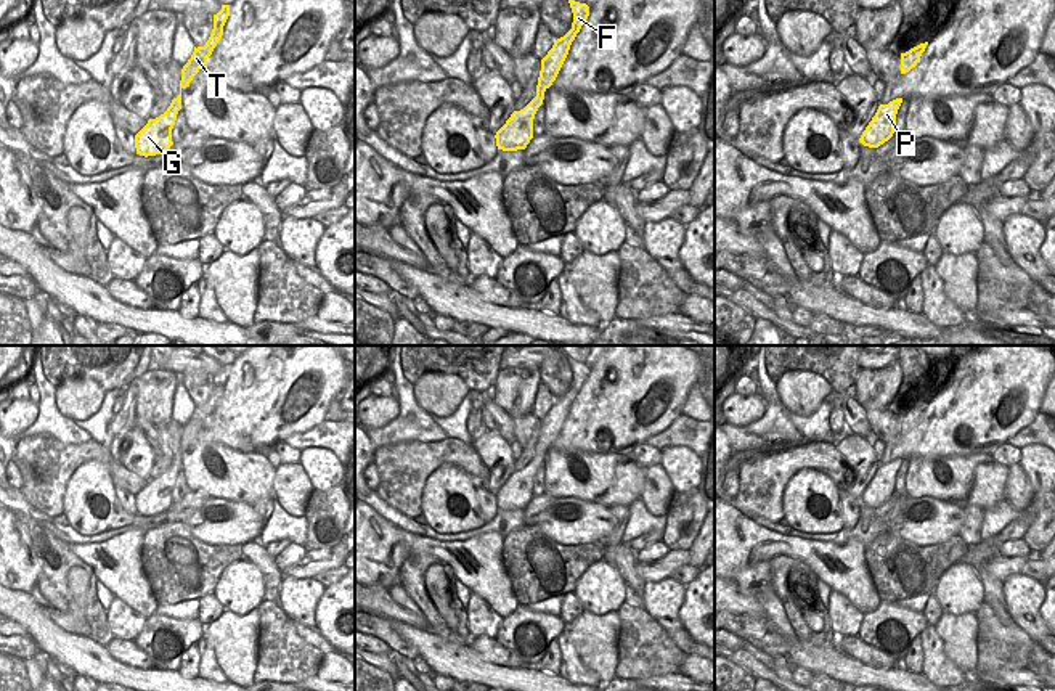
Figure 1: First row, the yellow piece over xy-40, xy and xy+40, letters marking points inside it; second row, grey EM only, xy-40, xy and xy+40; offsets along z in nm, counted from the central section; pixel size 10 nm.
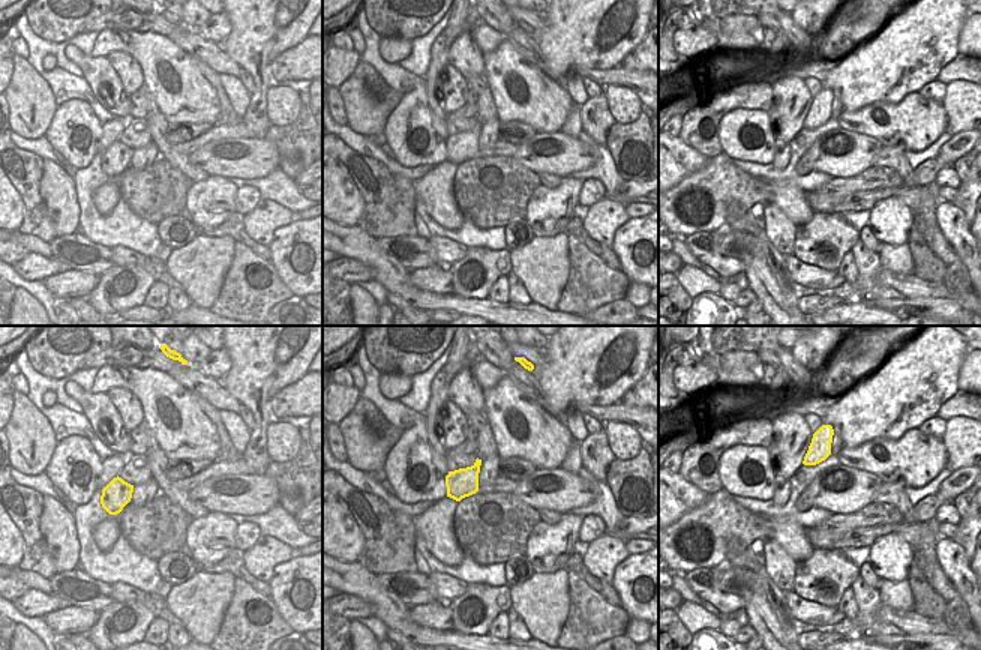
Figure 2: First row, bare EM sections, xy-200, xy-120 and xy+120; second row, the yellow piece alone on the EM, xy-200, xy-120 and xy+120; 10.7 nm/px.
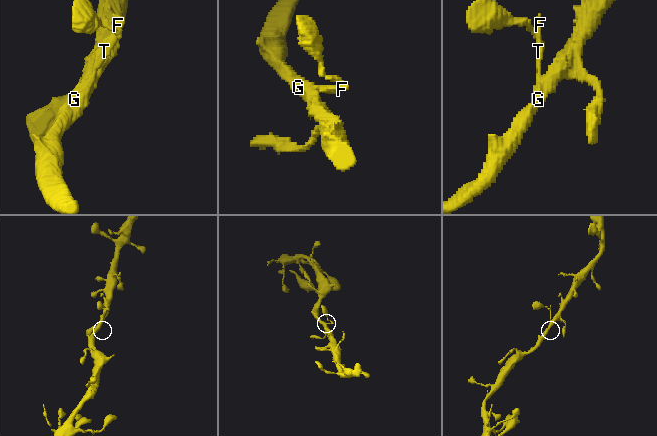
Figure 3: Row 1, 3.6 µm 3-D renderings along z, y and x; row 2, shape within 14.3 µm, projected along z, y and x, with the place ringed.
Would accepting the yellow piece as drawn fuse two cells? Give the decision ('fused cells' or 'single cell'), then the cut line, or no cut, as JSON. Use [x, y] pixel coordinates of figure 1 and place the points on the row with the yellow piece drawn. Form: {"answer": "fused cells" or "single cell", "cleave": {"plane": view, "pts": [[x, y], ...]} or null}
{"answer": "single cell", "cleave": null}

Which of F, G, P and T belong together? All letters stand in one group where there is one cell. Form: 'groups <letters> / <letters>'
groups F G P T

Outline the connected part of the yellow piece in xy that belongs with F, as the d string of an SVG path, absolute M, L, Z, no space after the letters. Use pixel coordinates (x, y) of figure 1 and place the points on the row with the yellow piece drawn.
M568 0L573 22L572 29L557 39L548 55L541 59L541 71L536 85L536 96L520 111L514 111L506 124L496 132L496 146L503 151L525 149L533 138L533 119L538 108L543 104L544 92L556 80L572 42L589 16L589 6L575 0Z

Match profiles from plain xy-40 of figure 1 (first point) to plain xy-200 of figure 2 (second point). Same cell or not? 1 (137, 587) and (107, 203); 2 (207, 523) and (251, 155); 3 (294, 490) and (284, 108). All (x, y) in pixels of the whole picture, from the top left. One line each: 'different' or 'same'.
1: same
2: same
3: different

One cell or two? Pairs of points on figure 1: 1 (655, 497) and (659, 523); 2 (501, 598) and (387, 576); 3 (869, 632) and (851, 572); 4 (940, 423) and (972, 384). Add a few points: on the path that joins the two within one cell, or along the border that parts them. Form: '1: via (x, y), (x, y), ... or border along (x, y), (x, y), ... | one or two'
1: border along (641, 498), (652, 515), (663, 516) | two
2: via (471, 574), (443, 550), (427, 545), (407, 545) | one
3: border along (880, 601), (864, 614) | two
4: via (949, 413), (969, 394) | one

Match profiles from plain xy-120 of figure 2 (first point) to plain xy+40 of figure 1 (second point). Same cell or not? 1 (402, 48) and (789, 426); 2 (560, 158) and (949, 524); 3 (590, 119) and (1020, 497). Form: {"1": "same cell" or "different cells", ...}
{"1": "different cells", "2": "same cell", "3": "same cell"}

